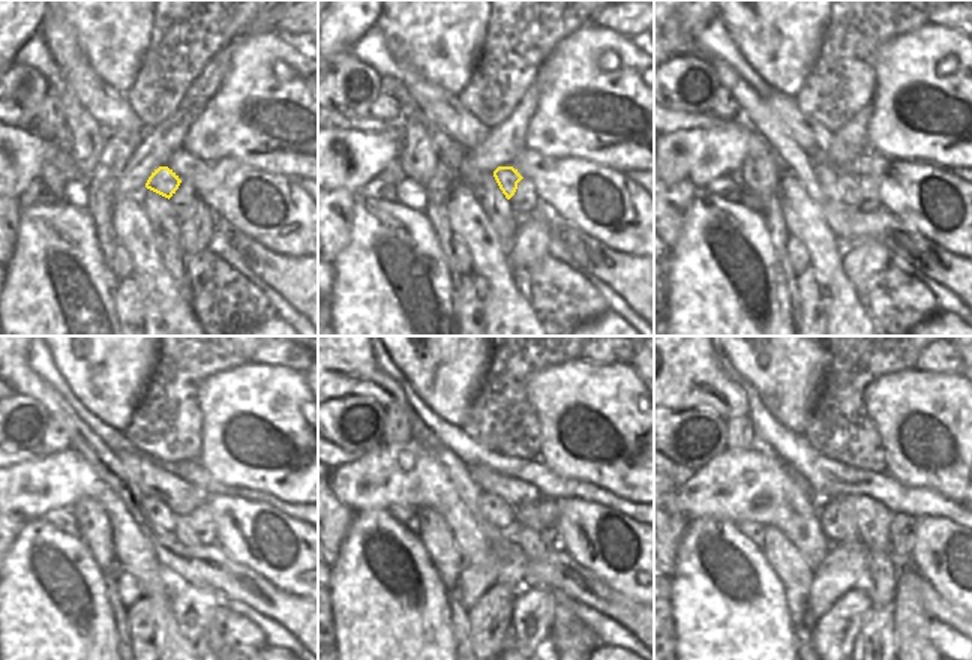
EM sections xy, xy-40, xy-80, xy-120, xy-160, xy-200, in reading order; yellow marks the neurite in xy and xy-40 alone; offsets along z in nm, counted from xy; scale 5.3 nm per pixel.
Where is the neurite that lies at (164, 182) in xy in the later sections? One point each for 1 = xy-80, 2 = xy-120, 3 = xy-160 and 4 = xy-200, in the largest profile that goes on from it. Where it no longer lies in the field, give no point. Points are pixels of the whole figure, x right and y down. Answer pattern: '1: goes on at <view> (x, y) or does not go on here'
1: goes on at xy-80 (848, 186)
2: goes on at xy-120 (182, 531)
3: goes on at xy-160 (528, 540)
4: goes on at xy-200 (879, 579)

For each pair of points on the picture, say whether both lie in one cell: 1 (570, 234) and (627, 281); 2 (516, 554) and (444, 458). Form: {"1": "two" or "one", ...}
{"1": "one", "2": "one"}

